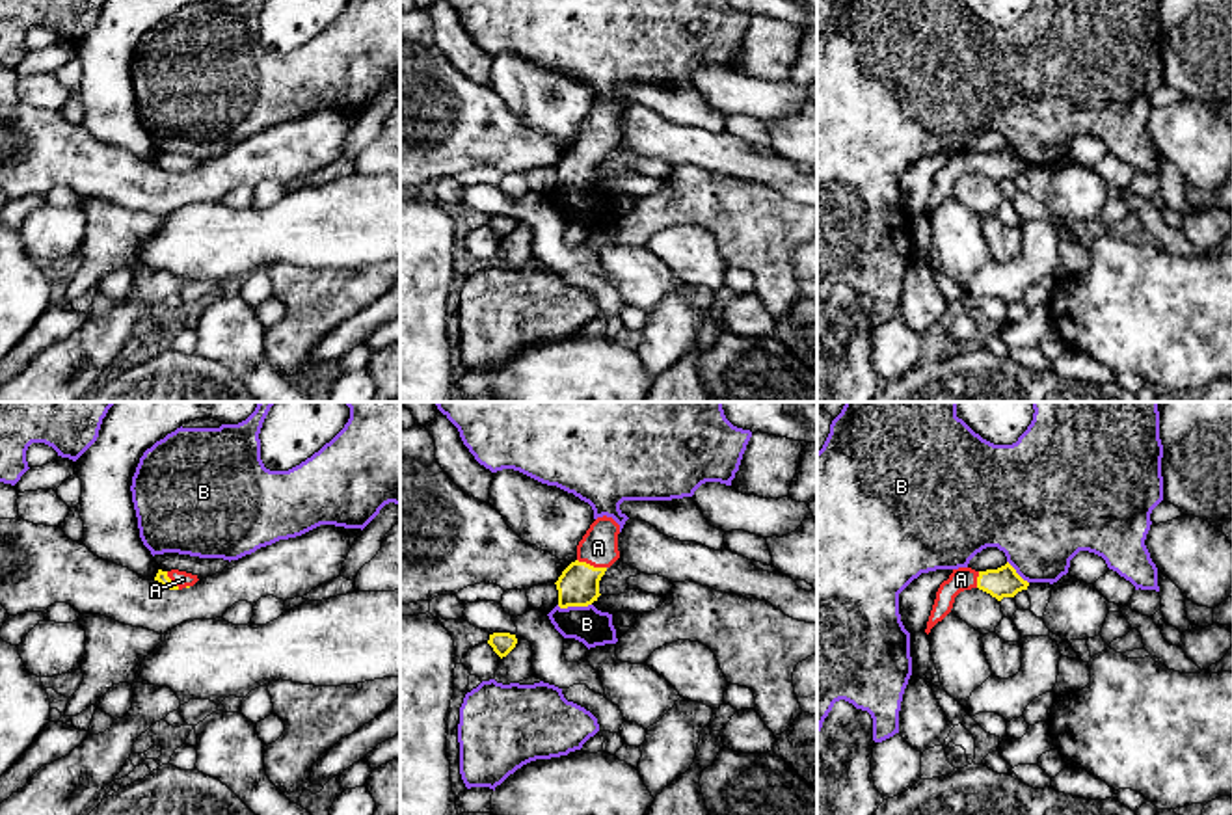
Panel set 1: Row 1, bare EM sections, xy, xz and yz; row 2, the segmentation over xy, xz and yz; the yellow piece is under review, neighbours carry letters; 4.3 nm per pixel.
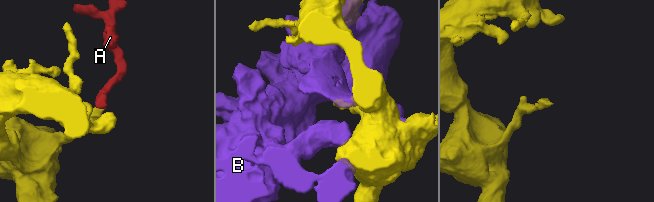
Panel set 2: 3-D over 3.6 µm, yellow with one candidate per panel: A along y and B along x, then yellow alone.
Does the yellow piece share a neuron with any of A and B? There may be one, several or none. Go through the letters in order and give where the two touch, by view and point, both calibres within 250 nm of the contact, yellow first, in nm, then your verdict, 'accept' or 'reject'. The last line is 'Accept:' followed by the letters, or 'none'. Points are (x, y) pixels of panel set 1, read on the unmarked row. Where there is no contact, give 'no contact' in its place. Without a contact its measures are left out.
A: xz (592, 149) | 180/160 nm | accept
B: xz (574, 188) | 180/160 nm | reject
Accept: A

